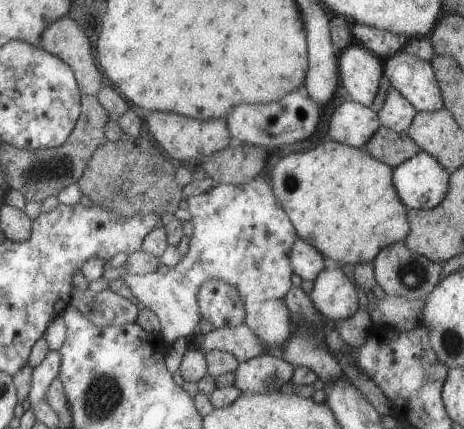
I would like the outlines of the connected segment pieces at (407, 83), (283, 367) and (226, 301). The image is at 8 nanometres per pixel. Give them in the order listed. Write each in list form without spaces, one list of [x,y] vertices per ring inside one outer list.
[[[400,50],[388,58],[383,74],[416,111],[435,112],[445,109],[431,62]]]
[[[263,353],[240,362],[235,371],[235,388],[241,394],[267,394],[279,391],[292,381],[295,367],[280,356]]]
[[[208,280],[200,288],[197,300],[201,316],[214,329],[245,324],[244,302],[236,286],[224,280]]]

